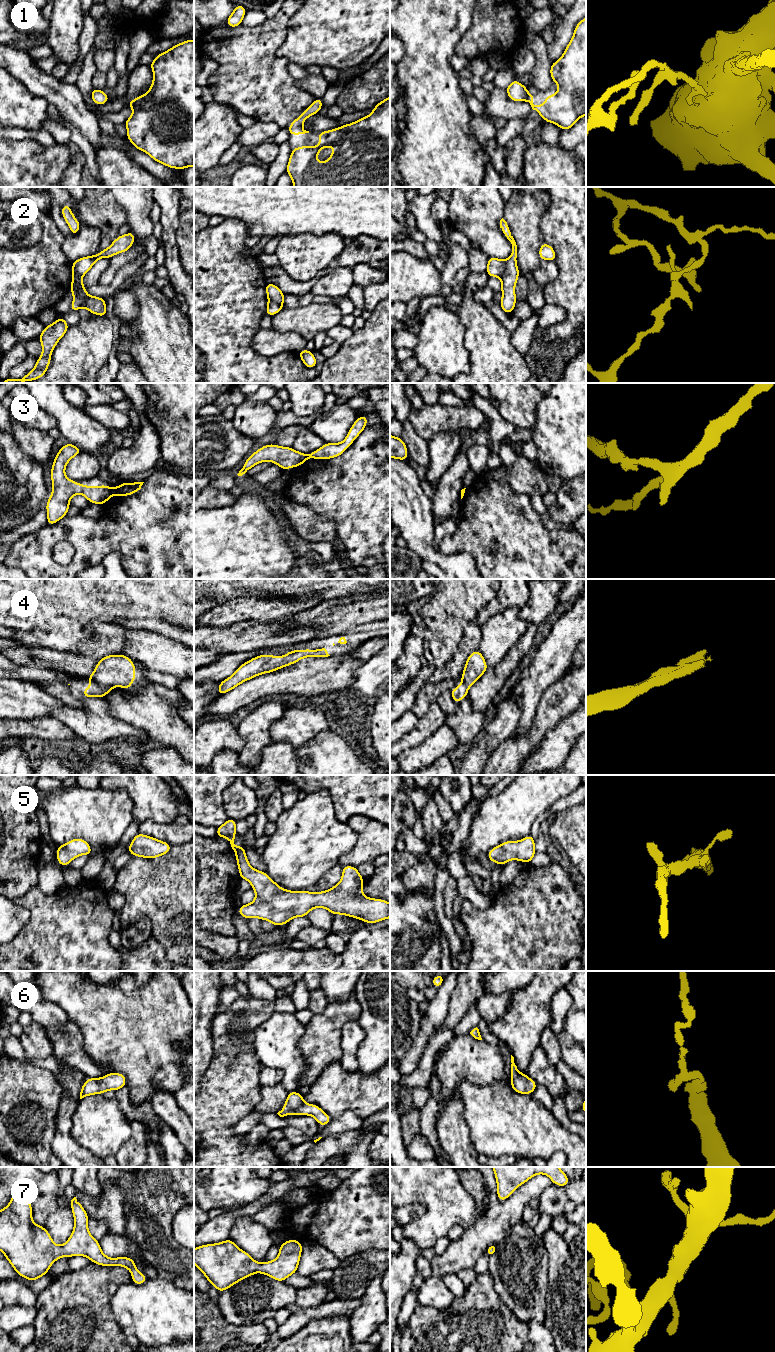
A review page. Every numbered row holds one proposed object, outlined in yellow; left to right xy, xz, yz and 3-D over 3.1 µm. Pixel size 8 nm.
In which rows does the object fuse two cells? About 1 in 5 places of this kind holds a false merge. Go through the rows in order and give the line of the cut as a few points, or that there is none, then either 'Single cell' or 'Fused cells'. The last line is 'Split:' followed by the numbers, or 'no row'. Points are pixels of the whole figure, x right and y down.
1: No split. Single cell
2: Split along yz (506, 260), (504, 272), (500, 277). Fused cells
3: Split along xy (113, 488), (111, 492). Fused cells
4: No split. Single cell
5: No split. Single cell
6: No split. Single cell
7: No split. Single cell
Split: 2, 3

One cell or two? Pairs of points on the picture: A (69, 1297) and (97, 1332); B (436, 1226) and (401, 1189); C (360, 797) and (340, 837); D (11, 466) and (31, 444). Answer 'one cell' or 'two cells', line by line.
A: one cell
B: one cell
C: two cells
D: two cells

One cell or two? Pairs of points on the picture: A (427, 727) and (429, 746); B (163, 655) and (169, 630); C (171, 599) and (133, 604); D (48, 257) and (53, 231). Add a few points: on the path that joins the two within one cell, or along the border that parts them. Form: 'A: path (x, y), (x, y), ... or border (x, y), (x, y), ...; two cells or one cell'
A: border (439, 727), (422, 742), (407, 748); two cells
B: border (145, 630), (158, 632), (183, 644); two cells
C: path (162, 599), (142, 599); one cell
D: path (48, 251), (52, 237); one cell

